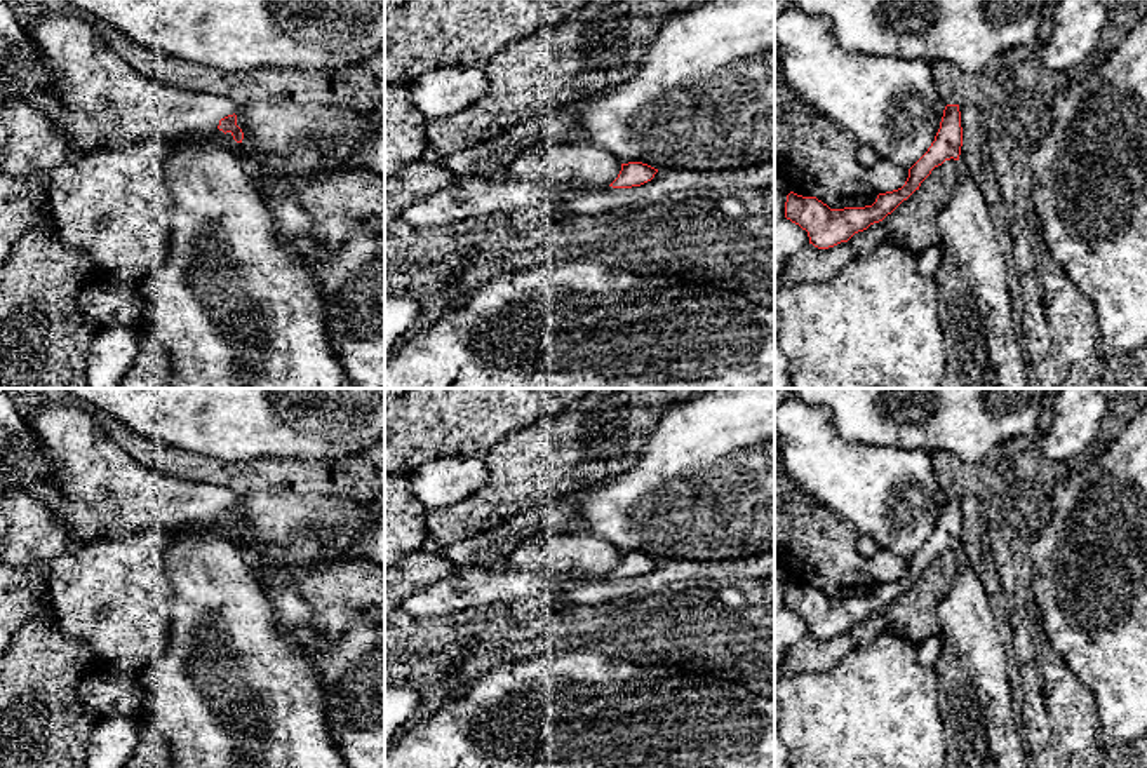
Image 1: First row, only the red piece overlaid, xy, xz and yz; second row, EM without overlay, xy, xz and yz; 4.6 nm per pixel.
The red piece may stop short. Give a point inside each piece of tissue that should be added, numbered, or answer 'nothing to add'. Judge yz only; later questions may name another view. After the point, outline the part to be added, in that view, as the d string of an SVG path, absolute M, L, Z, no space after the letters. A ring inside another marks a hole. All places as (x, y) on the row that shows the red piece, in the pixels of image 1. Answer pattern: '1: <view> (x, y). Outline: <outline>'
nothing to add

